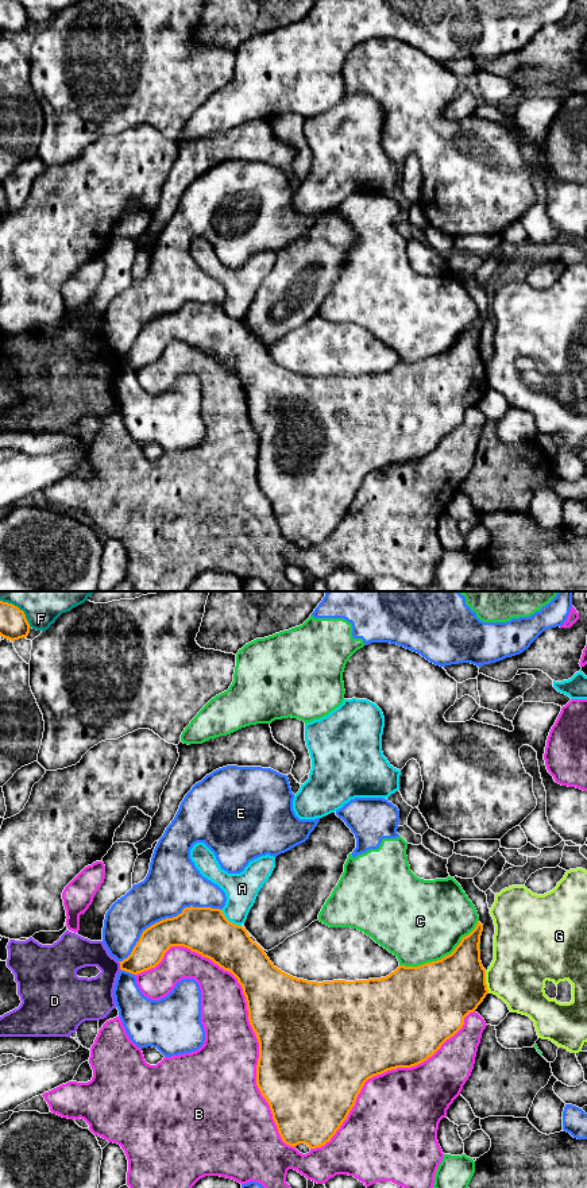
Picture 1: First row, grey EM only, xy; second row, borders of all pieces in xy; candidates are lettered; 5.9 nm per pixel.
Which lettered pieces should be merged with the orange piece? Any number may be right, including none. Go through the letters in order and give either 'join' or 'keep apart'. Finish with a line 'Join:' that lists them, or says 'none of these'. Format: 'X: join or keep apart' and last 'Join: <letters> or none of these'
A: keep apart
B: keep apart
C: keep apart
D: keep apart
E: keep apart
F: keep apart
G: keep apart
Join: none of these

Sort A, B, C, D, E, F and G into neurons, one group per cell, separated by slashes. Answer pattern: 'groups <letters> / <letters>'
groups A / B / C E / D / F / G

